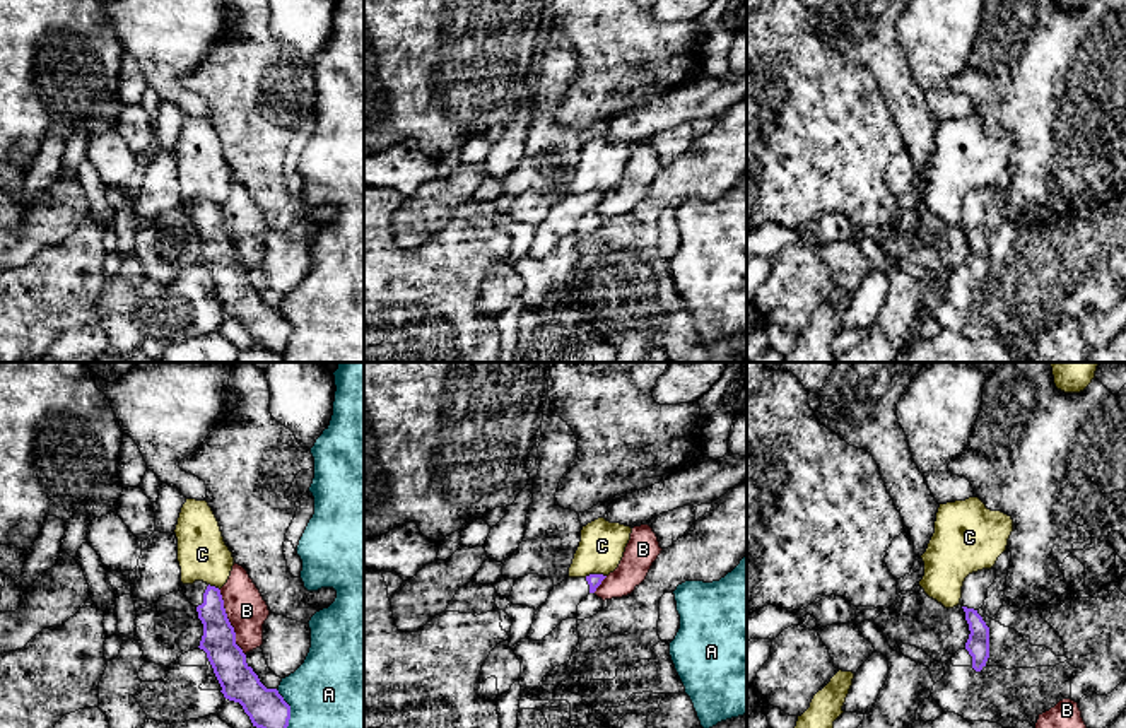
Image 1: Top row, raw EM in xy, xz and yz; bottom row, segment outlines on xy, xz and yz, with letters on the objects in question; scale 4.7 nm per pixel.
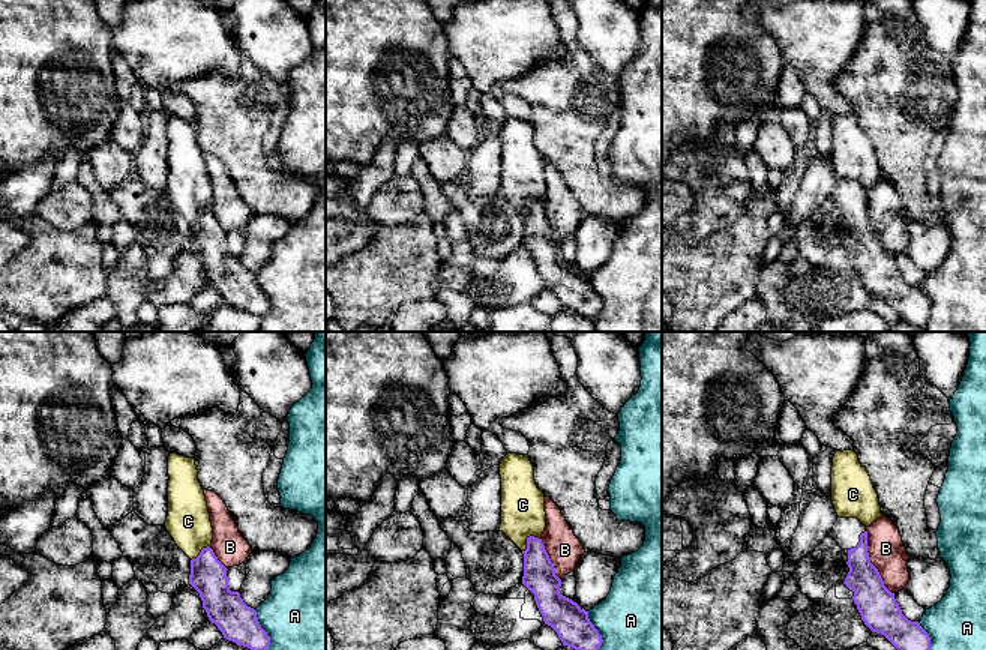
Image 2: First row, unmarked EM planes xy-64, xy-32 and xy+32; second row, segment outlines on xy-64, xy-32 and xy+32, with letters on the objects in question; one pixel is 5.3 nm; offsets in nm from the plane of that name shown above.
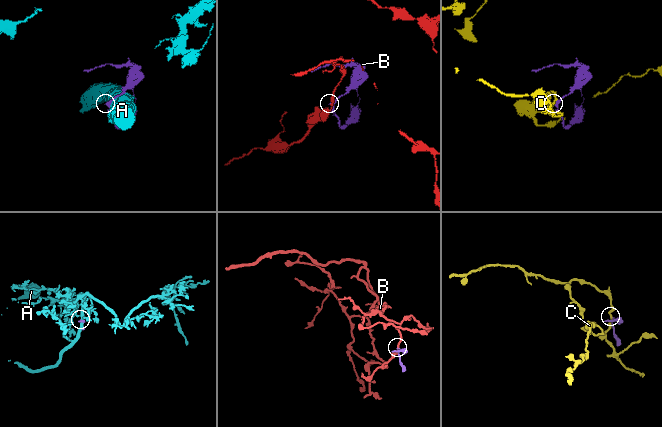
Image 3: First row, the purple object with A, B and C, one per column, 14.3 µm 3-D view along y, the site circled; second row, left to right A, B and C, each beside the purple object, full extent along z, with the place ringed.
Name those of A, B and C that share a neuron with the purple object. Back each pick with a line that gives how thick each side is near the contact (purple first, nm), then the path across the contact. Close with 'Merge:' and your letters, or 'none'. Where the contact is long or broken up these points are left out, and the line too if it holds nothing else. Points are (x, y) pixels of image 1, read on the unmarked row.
Merge: none

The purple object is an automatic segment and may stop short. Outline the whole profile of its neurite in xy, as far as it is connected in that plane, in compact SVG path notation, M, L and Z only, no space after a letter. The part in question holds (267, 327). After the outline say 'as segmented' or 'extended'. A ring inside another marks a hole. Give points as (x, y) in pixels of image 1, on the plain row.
M195 198L193 202L181 200L179 208L196 226L203 241L198 265L207 270L224 314L239 320L253 343L284 352L290 337L290 323L277 306L267 306L246 280L246 272L236 261L236 250L227 236L220 207Z | extended

